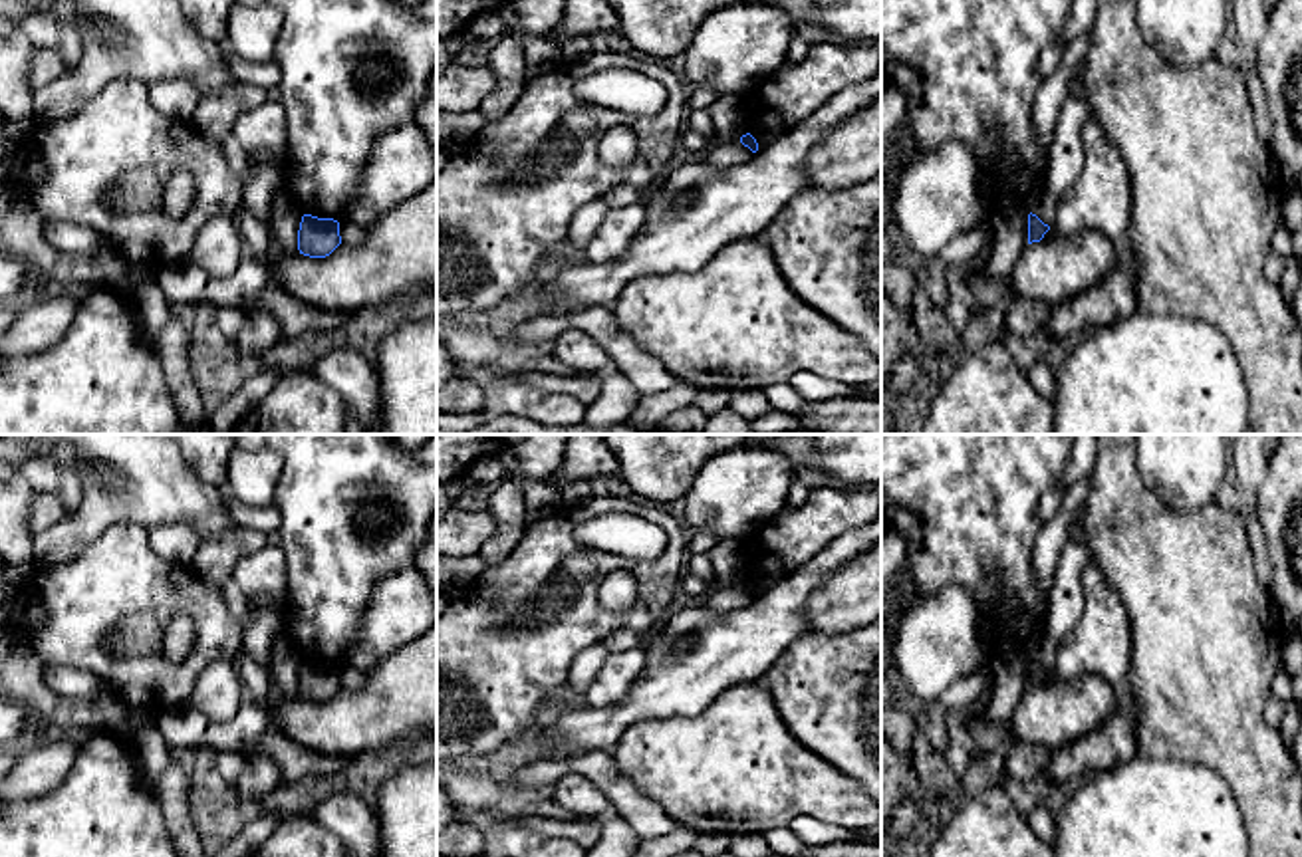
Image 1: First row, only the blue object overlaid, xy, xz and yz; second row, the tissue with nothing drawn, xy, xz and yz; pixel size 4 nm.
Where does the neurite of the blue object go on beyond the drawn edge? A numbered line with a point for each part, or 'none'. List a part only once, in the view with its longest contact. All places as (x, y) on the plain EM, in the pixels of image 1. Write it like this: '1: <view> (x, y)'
none

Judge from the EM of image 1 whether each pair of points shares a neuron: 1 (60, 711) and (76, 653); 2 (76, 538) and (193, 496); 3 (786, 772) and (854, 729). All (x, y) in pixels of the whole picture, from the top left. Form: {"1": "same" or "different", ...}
{"1": "different", "2": "same", "3": "different"}

